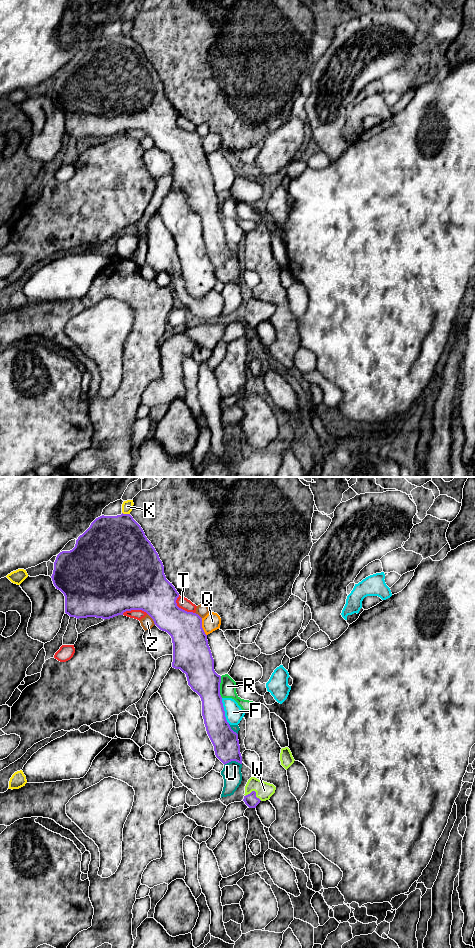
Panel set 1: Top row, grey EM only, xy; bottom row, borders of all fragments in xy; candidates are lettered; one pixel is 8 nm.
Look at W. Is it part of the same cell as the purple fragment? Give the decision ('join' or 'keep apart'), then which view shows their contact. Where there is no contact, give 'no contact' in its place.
join; meets purple in xy

